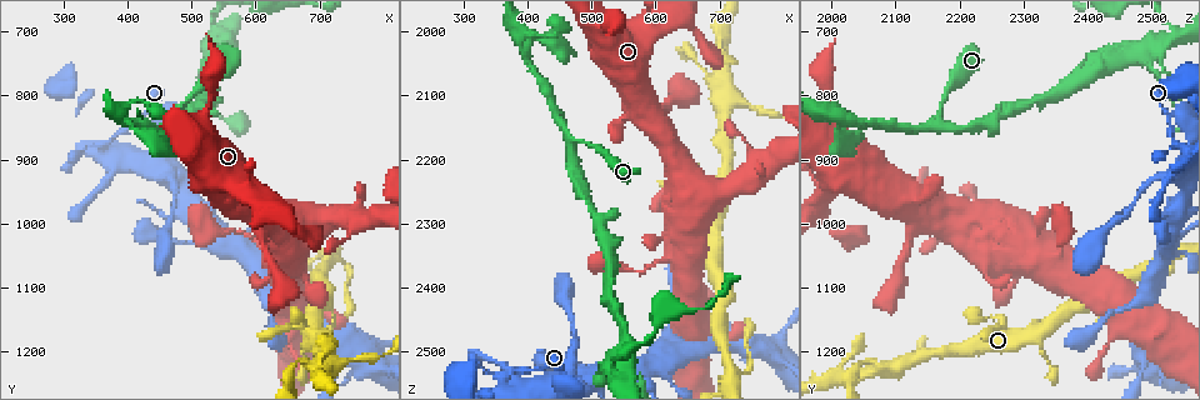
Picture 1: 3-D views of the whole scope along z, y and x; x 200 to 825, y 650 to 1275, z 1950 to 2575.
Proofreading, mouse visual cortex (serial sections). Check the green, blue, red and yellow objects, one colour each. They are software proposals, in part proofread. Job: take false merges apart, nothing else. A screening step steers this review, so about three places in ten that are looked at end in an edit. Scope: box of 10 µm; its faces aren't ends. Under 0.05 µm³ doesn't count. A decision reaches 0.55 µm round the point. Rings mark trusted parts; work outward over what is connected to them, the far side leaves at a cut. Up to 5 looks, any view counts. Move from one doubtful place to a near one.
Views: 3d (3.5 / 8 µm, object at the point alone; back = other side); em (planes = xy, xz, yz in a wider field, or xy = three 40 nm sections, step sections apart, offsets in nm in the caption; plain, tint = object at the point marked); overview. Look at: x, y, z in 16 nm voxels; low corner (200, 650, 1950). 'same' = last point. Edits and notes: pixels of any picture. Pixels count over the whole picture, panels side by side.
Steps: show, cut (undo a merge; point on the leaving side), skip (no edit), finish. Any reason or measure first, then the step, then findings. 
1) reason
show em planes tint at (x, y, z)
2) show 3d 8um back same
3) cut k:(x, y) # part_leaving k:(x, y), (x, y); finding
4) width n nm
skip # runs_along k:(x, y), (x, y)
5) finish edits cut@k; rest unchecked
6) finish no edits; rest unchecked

abrupt turn
show 3d 8um at (370, 865, 2530)

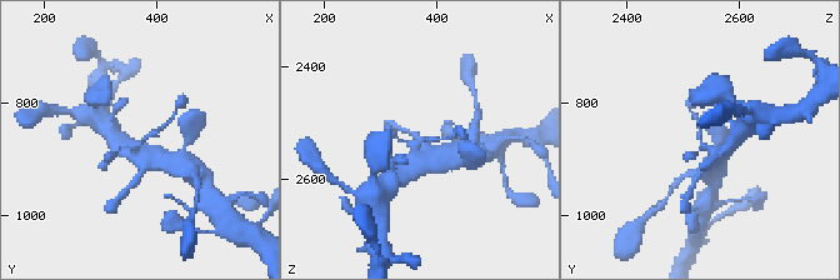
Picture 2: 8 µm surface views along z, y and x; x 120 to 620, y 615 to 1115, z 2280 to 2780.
closer look
show 3d 3.5um same

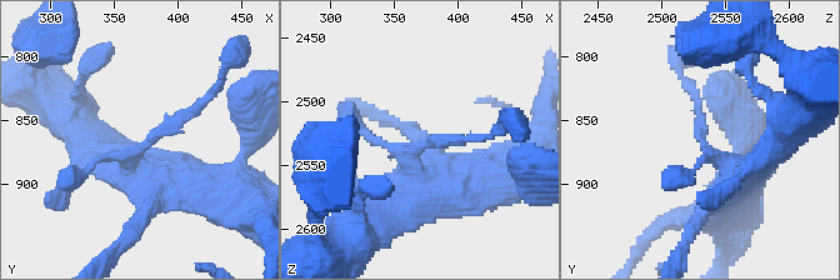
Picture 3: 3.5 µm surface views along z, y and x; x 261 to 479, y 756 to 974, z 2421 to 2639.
show em xy step 1 tint at (372, 868, 2532)

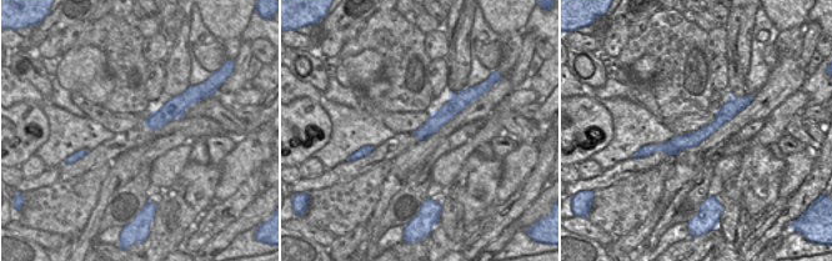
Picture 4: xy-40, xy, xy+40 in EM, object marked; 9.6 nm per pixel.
skip # runs_along 3:(695, 96), (704, 146), (743, 178); continuous, no second cell

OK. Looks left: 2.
arms part here
show 3d 3.5um at (470, 840, 2175)

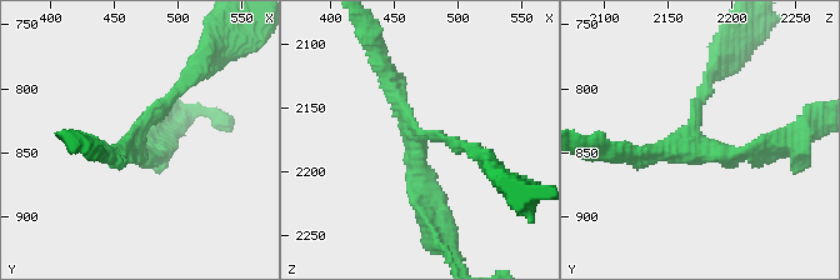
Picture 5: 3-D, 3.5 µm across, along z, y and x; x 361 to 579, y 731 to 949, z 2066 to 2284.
arms 3; arm_widths 150, 200, 200 nm
show em planes tint at (470, 838, 2170)

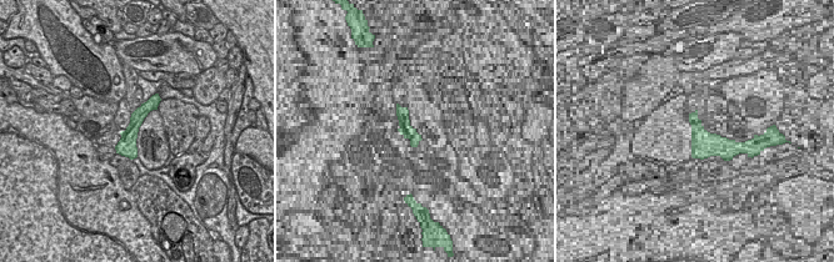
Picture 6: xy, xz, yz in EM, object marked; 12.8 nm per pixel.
width 240 nm
skip # runs_along 6:(155, 99), (138, 116), (119, 150); all the same cell

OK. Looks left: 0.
finish no edits; rest unchecked

